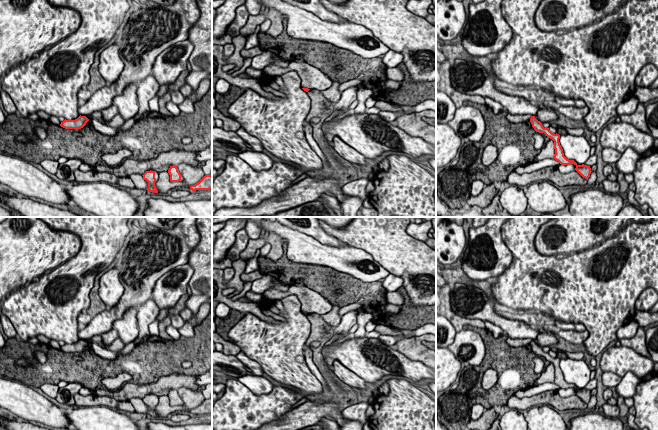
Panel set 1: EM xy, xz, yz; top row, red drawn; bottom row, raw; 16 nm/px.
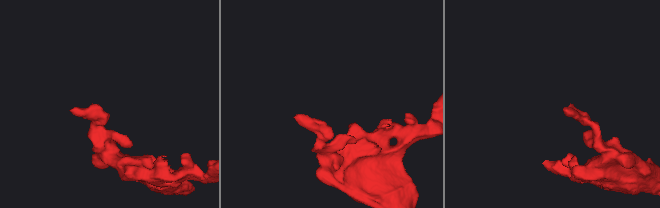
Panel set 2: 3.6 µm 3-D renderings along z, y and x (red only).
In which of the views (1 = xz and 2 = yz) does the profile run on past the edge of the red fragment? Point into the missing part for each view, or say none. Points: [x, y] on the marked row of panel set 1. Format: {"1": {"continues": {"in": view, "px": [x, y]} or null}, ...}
{"1": {"continues": null}, "2": {"continues": null}}

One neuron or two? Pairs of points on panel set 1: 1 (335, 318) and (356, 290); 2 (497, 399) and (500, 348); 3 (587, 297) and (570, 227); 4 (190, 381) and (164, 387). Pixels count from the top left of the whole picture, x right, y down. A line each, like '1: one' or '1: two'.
1: two
2: one
3: two
4: one

